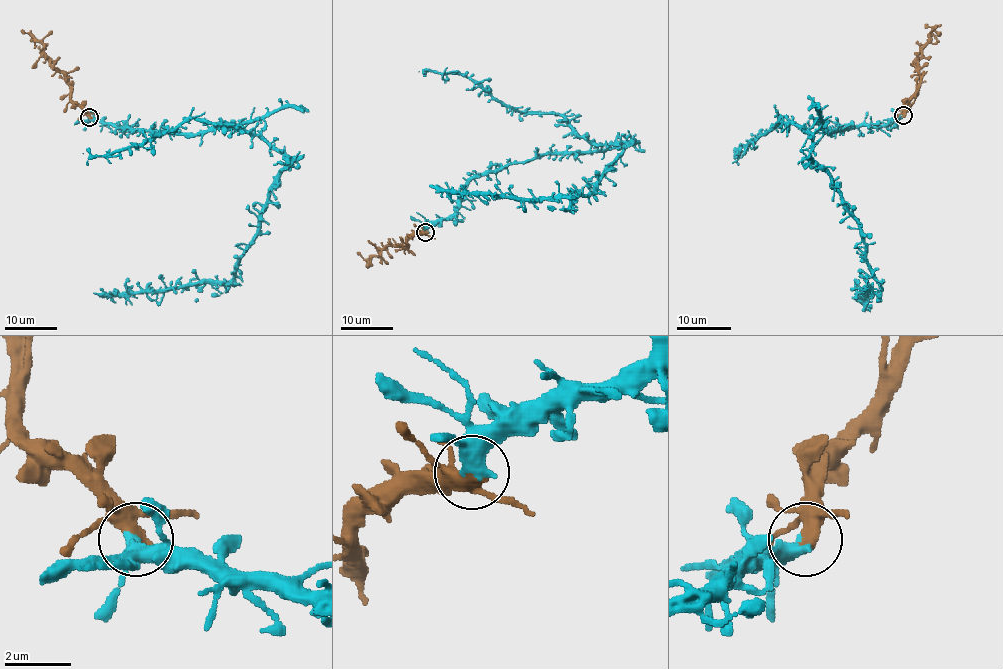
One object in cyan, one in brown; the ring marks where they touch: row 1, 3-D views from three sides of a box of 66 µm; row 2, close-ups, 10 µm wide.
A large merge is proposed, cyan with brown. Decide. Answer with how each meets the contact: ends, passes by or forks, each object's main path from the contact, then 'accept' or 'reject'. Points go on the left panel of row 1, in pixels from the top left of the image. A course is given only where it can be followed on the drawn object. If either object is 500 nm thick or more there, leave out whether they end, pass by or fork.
cyan passes by | brown forks | cyan via (90, 117), (118, 128), (175, 133), (258, 120), (255, 132), (290, 159), (237, 265), (241, 281), (93, 293) | brown via (90, 117), (71, 99), (67, 78), (52, 65), (41, 44), (20, 30) | accept

